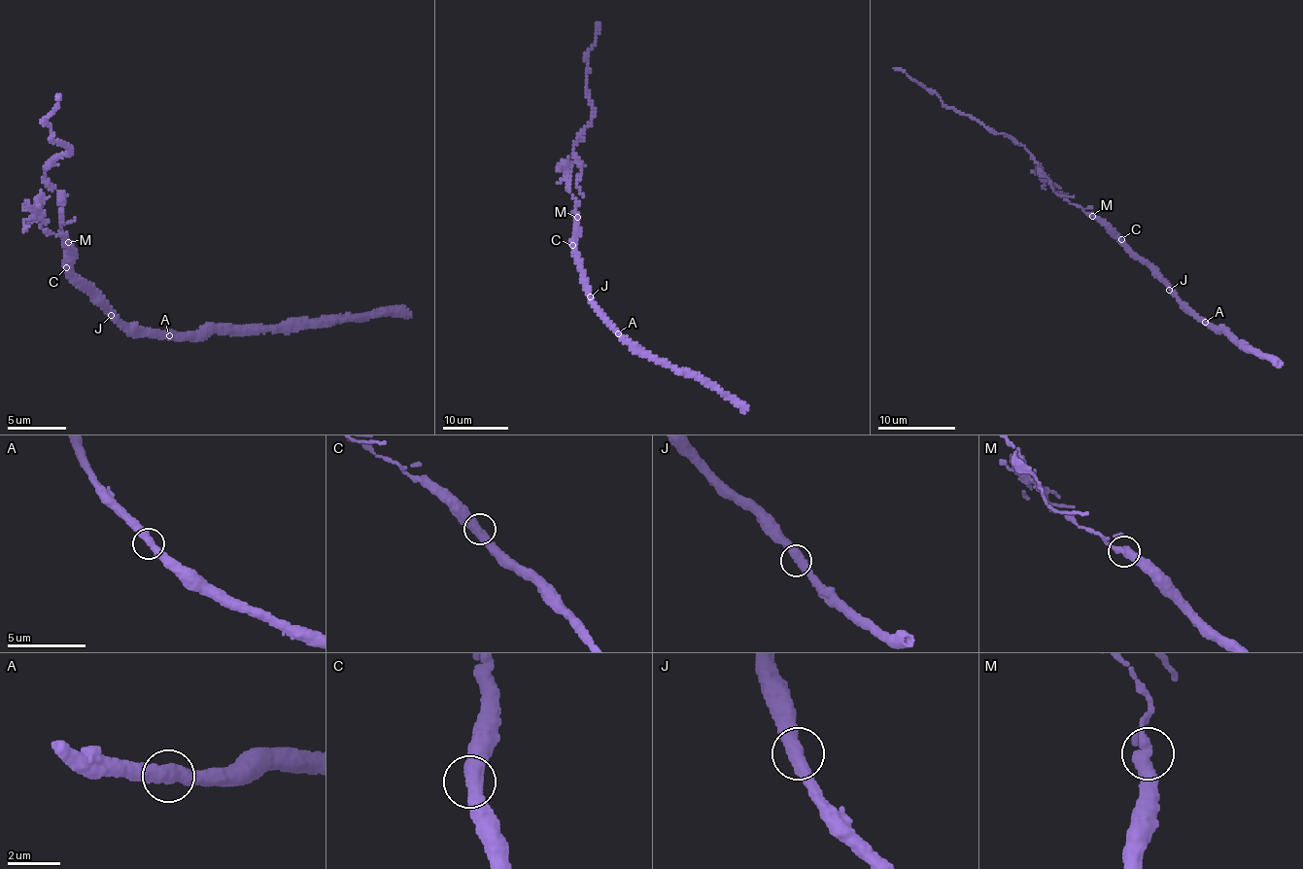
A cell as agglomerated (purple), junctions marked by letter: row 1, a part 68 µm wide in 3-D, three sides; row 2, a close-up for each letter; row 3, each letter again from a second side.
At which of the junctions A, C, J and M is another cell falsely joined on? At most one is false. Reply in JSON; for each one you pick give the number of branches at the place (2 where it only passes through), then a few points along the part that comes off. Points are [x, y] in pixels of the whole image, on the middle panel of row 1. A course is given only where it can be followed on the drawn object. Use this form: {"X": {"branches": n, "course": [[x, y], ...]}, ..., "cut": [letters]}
{"M": {"branches": 2, "course": [[577, 216], [567, 168], [576, 160], [576, 139], [593, 114], [587, 56], [599, 22]]}, "cut": ["M"]}

